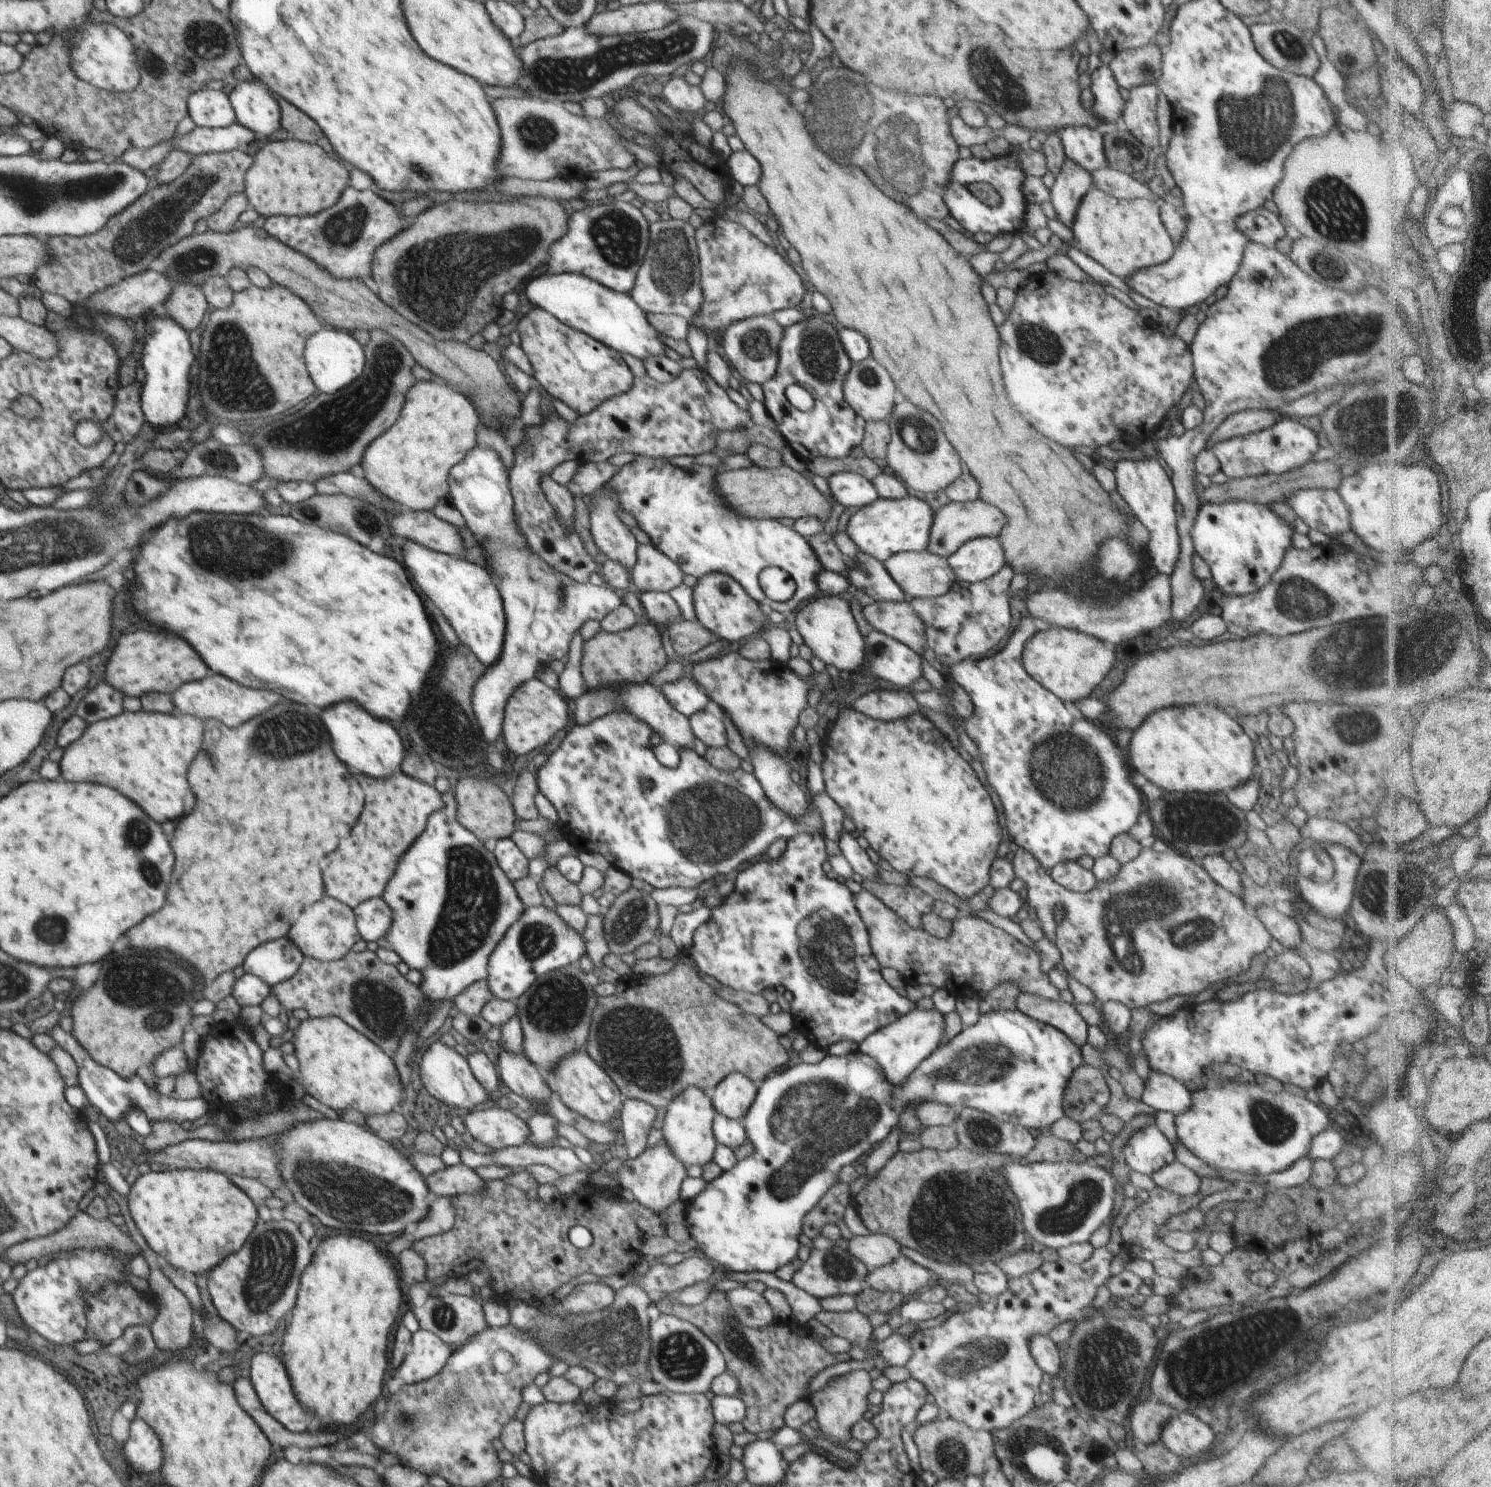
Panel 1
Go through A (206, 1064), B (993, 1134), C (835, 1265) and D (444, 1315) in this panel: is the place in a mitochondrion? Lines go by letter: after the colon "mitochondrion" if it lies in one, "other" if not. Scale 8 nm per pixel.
A: other
B: mitochondrion
C: mitochondrion
D: mitochondrion

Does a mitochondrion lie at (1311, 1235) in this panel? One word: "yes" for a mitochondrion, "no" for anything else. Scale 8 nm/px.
no

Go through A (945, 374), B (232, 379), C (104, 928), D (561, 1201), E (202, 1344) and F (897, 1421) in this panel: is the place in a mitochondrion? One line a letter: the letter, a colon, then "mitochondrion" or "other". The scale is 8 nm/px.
A: other
B: mitochondrion
C: other
D: other
E: other
F: other

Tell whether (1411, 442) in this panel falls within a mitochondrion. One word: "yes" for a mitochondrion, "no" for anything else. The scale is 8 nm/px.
yes

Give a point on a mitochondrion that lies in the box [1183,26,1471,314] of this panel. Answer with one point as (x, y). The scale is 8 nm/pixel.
(1256, 121)

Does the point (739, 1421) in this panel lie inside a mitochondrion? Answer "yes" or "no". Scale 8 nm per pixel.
no

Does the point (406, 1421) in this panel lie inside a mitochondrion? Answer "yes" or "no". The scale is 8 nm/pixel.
yes

